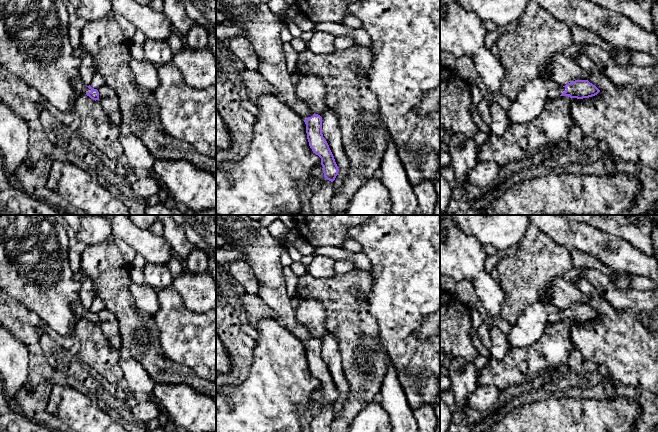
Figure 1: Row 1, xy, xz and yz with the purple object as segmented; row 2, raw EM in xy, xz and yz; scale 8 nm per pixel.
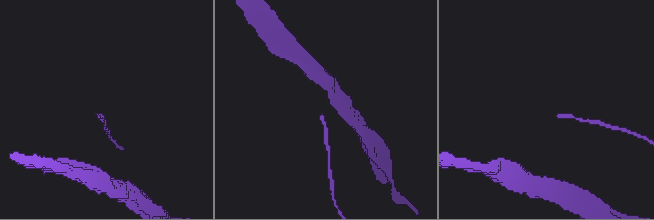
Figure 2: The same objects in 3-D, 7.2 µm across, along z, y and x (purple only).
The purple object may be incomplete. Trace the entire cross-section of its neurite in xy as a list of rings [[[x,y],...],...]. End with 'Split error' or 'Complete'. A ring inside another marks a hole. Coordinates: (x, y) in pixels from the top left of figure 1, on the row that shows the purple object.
[[[79,78],[72,81],[72,85],[77,94],[86,94],[93,100],[99,100],[99,92],[97,89],[92,88],[90,85],[84,85]]]. Split error

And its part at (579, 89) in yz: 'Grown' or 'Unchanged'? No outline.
Grown

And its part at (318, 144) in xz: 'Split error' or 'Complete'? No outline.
Split error

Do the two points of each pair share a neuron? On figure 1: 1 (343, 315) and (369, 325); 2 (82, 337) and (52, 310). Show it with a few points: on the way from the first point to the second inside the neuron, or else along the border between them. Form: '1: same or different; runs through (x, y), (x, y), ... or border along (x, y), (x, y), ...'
1: different; border along (360, 298), (359, 327), (362, 333), (373, 342)
2: different; border along (78, 318), (74, 324), (72, 334)

